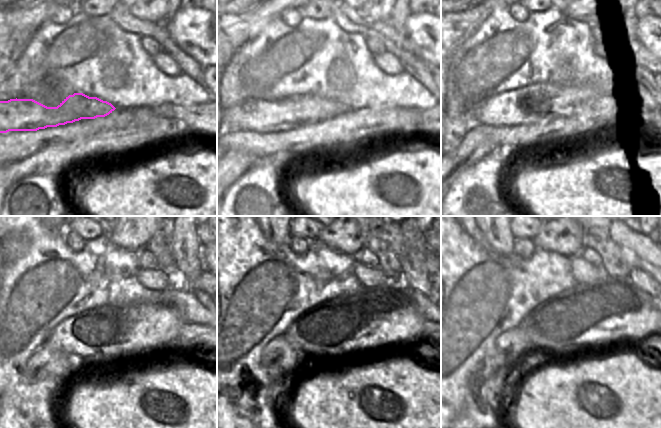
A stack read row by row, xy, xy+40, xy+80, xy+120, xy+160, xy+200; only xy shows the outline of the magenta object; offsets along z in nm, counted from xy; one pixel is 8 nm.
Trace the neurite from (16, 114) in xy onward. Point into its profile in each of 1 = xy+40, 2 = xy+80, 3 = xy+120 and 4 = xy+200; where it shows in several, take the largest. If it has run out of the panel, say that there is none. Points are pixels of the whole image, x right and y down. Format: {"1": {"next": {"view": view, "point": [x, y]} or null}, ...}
{"1": {"next": {"view": "xy+40", "point": [250, 115]}}, "2": {"next": {"view": "xy+80", "point": [529, 105]}}, "3": {"next": {"view": "xy+120", "point": [107, 324]}}, "4": {"next": {"view": "xy+200", "point": [584, 306]}}}

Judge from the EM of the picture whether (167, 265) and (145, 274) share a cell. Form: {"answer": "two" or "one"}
{"answer": "two"}

